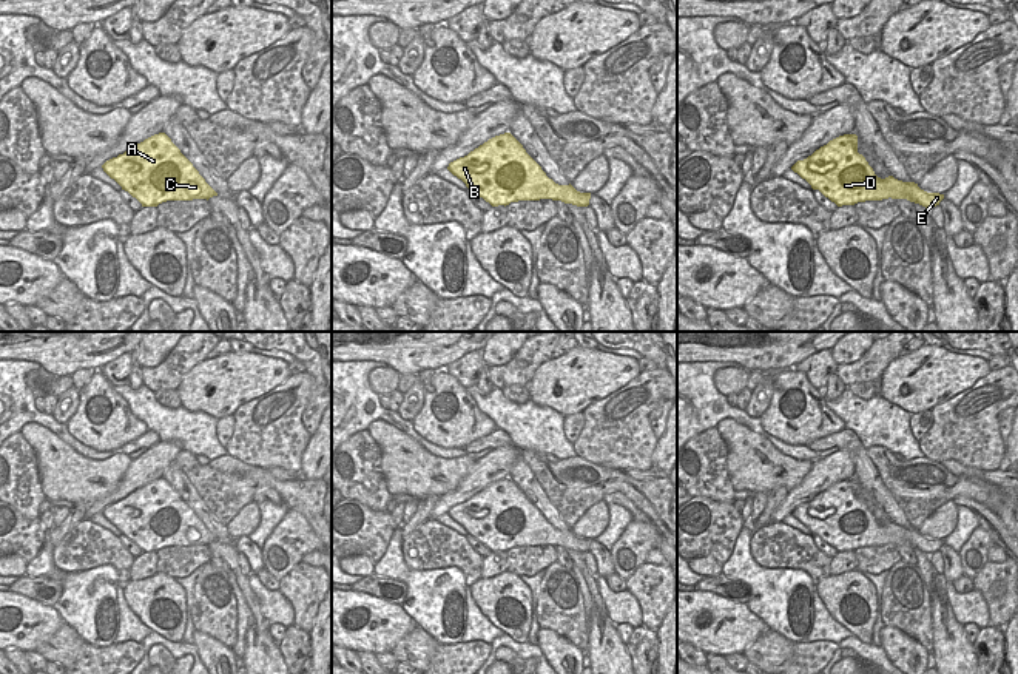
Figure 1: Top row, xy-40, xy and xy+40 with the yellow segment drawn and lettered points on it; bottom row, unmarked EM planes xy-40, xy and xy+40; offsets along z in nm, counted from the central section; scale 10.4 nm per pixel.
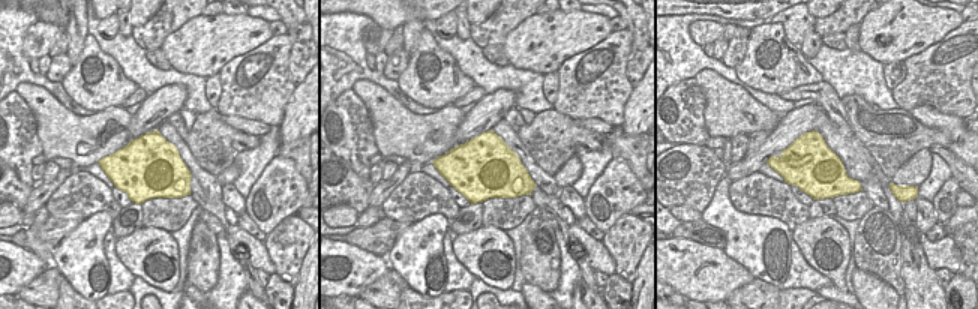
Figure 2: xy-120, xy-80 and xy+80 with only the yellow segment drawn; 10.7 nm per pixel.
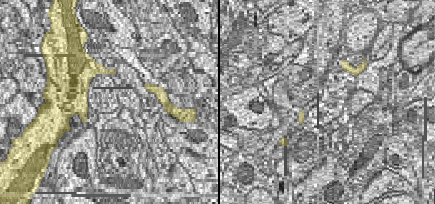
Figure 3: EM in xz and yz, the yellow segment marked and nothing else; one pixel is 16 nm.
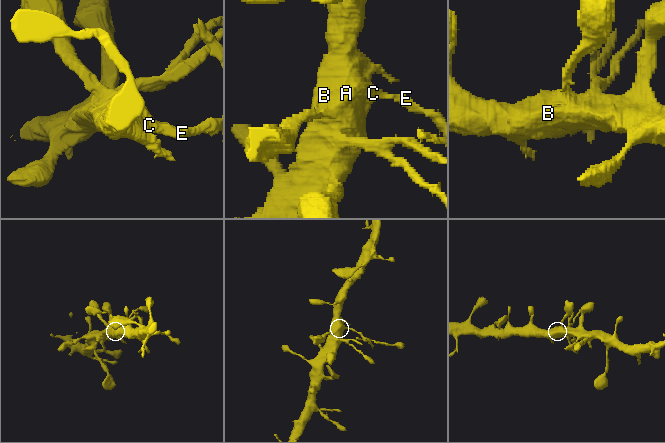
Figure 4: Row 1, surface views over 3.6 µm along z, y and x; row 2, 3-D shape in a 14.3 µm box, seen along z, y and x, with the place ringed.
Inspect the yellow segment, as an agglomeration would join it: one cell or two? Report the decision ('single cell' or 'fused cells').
fused cells

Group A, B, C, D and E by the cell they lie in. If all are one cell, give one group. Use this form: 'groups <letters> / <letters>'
groups A B C D / E

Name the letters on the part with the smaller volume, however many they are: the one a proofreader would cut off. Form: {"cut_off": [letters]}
{"cut_off": ["E"]}

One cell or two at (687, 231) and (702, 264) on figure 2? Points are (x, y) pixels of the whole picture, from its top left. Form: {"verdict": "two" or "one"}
{"verdict": "two"}

